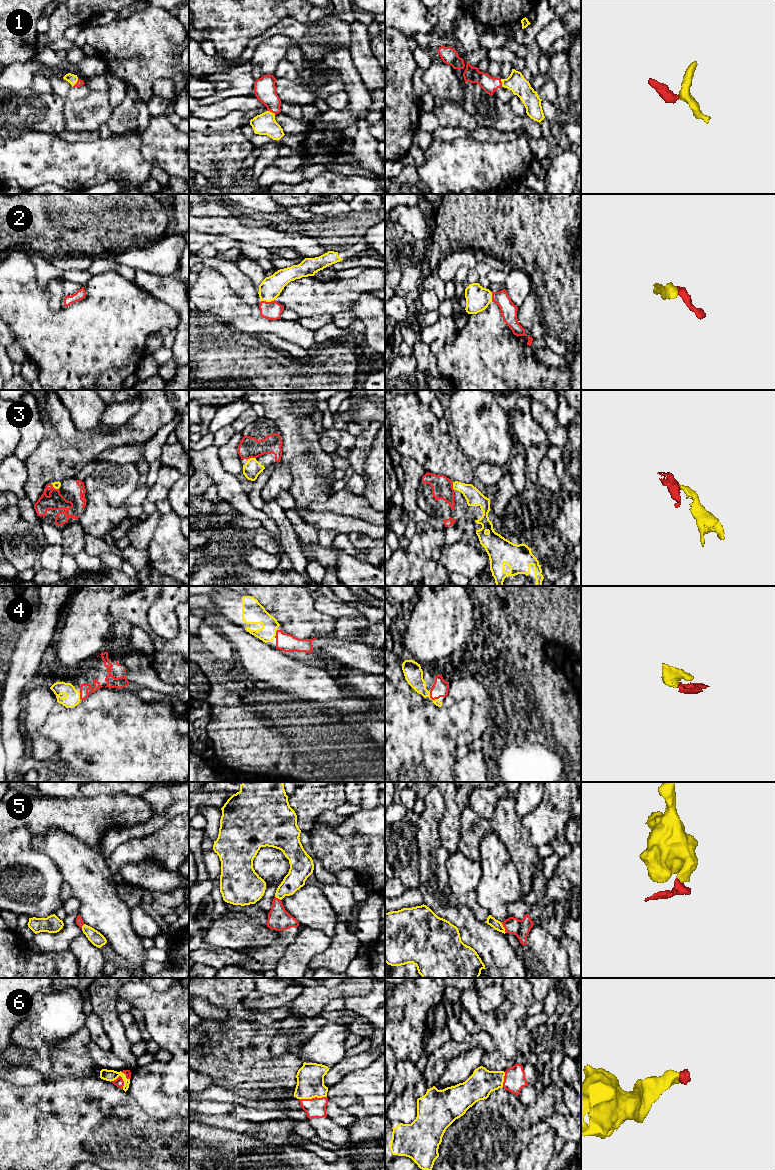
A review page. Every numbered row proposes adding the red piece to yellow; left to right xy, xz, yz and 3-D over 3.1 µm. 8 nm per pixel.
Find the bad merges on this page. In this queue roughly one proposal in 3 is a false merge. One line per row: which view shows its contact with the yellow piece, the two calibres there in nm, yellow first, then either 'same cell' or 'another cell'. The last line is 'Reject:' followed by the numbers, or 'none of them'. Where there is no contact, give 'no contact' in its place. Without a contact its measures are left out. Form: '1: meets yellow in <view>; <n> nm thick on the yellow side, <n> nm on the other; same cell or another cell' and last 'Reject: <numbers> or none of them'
1: meets yellow in xz; 180 nm thick on the yellow side, 180 nm on the other; same cell
2: meets yellow in xz; 170 nm thick on the yellow side, 150 nm on the other; same cell
3: meets yellow in xz; 140 nm thick on the yellow side, 170 nm on the other; same cell
4: meets yellow in yz; 150 nm thick on the yellow side, 130 nm on the other; same cell
5: meets yellow in yz; 80 nm thick on the yellow side, 140 nm on the other; same cell
6: meets yellow in xz; 220 nm thick on the yellow side, 160 nm on the other; same cell
Reject: none of them

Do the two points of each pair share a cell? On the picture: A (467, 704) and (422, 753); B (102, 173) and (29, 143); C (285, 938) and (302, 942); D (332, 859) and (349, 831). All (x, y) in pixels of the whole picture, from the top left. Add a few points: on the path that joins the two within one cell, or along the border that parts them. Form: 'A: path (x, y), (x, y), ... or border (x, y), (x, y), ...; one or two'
A: path (455, 716), (430, 741); one
B: path (84, 165), (69, 165), (47, 159); one
C: border (298, 931), (280, 959); two
D: border (332, 826), (332, 829), (341, 836), (370, 836); two

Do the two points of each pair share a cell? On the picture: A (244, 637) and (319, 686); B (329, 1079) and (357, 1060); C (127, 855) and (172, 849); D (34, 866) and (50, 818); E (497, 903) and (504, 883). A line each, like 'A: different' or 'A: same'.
A: same
B: same
C: same
D: different
E: same

